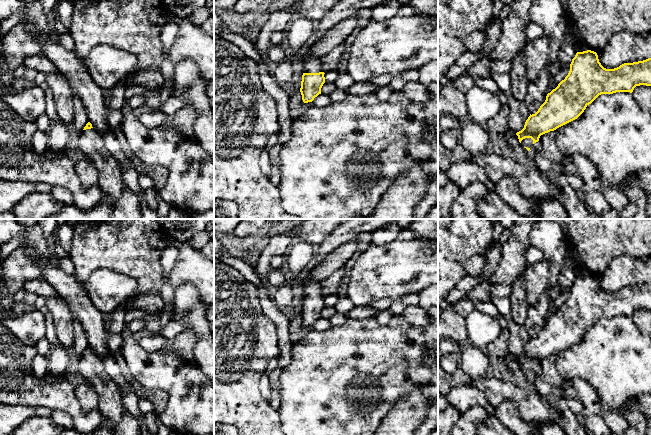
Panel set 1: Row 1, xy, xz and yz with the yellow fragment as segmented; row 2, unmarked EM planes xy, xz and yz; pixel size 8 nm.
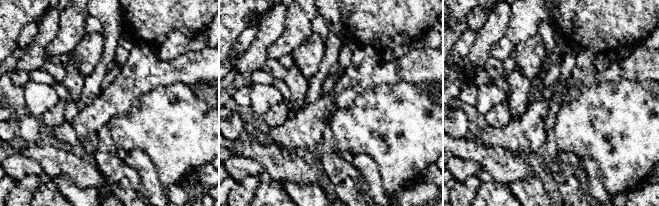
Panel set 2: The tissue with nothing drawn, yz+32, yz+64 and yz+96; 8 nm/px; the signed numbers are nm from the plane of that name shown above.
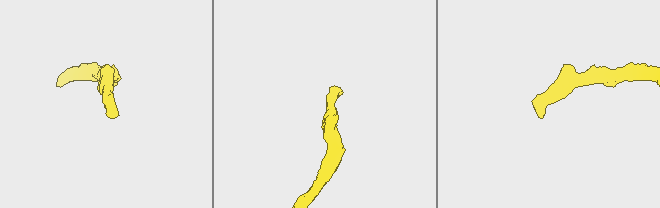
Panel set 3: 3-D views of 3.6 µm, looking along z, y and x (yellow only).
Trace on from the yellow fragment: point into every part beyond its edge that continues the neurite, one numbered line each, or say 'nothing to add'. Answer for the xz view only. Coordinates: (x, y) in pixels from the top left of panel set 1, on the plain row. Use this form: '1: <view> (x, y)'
1: xz (311, 288)

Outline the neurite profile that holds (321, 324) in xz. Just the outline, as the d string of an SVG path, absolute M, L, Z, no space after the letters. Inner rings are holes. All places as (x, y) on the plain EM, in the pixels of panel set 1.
M319 318L312 325L313 330L316 331L326 331L331 328L333 325L331 324L329 319Z

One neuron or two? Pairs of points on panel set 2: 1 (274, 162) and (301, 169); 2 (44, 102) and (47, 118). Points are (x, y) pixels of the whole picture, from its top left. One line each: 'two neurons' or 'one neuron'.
1: one neuron
2: two neurons

